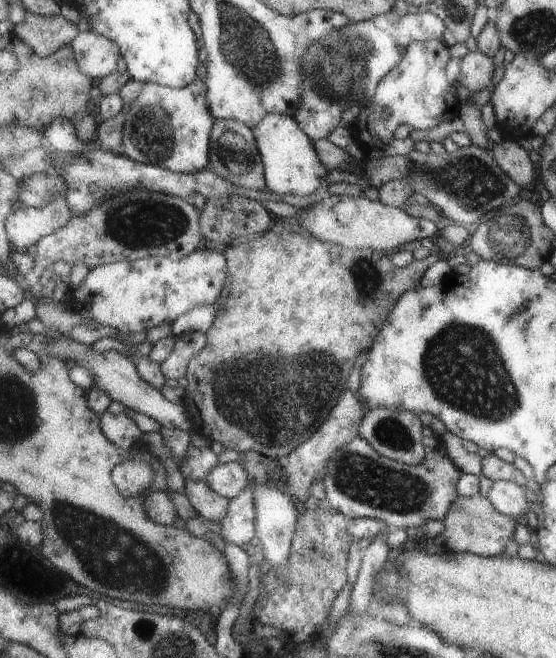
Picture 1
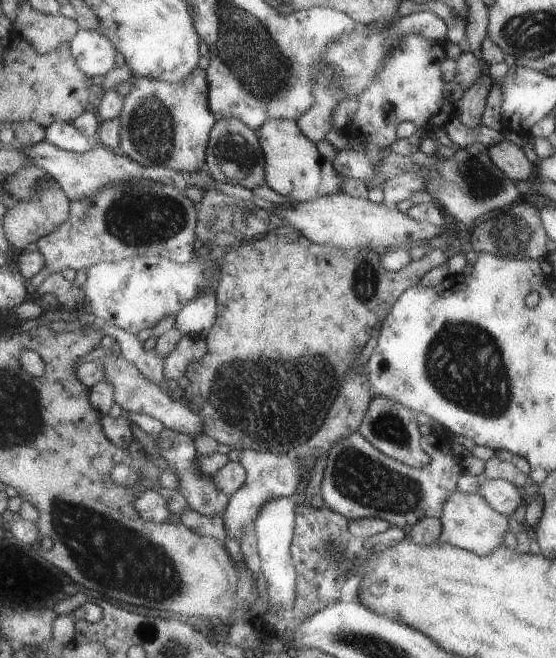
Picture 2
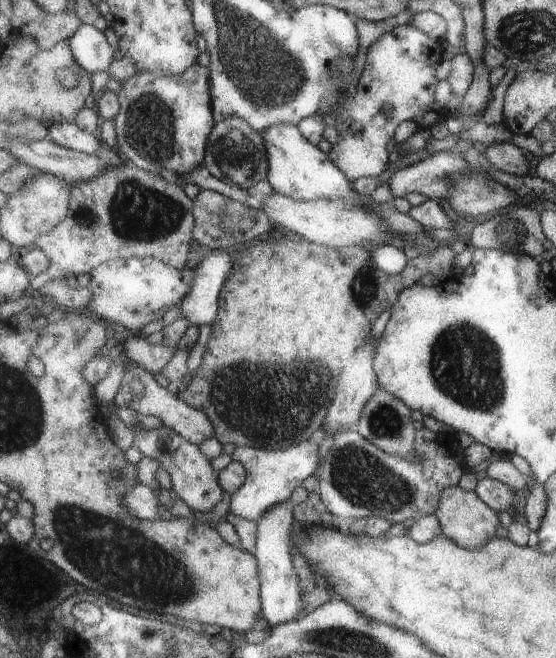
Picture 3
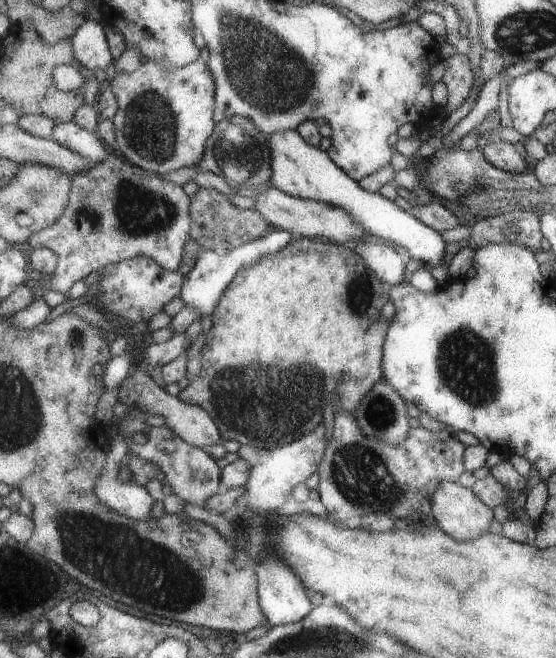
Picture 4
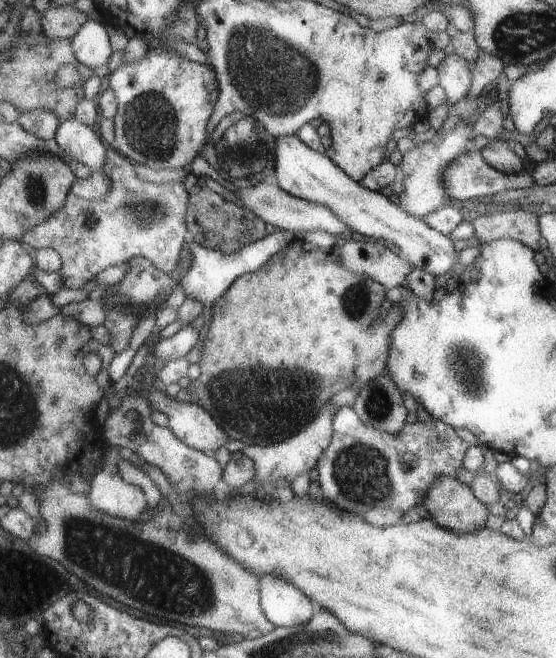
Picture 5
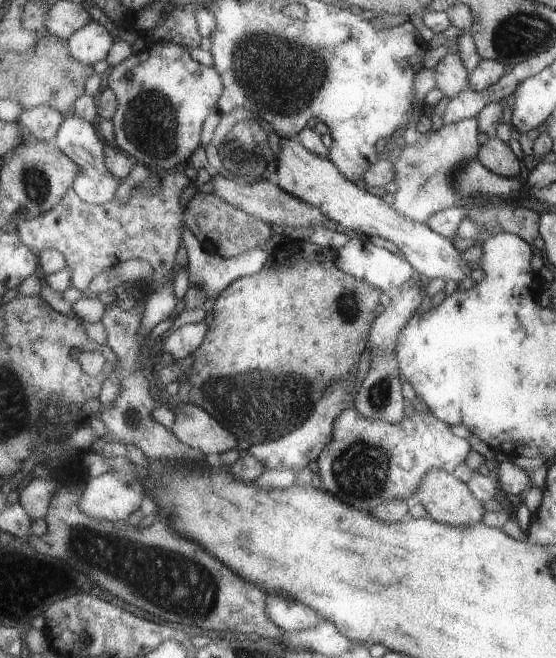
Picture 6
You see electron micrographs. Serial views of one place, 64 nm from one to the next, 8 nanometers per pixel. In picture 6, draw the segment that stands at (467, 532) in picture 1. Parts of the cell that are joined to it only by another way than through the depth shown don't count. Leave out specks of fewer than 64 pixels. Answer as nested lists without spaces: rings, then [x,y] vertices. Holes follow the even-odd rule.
[[[435,470],[429,472],[429,476],[425,476],[425,480],[421,482],[421,488],[417,492],[417,496],[413,498],[413,502],[423,504],[427,514],[443,524],[451,524],[451,526],[475,526],[475,524],[483,524],[485,520],[485,506],[481,500],[477,500],[477,496],[471,492],[469,484],[463,482],[461,478],[449,474],[447,470]]]

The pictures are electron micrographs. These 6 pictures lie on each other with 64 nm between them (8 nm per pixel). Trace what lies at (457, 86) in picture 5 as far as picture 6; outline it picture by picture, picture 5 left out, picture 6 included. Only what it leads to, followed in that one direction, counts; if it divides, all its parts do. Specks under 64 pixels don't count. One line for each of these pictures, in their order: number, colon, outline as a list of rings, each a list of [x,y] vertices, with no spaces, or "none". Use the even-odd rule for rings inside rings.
6: [[[459,54],[443,56],[431,70],[435,74],[435,88],[439,88],[447,98],[461,96],[461,92],[471,88],[469,80],[473,80],[473,74],[469,74],[469,68]]]

